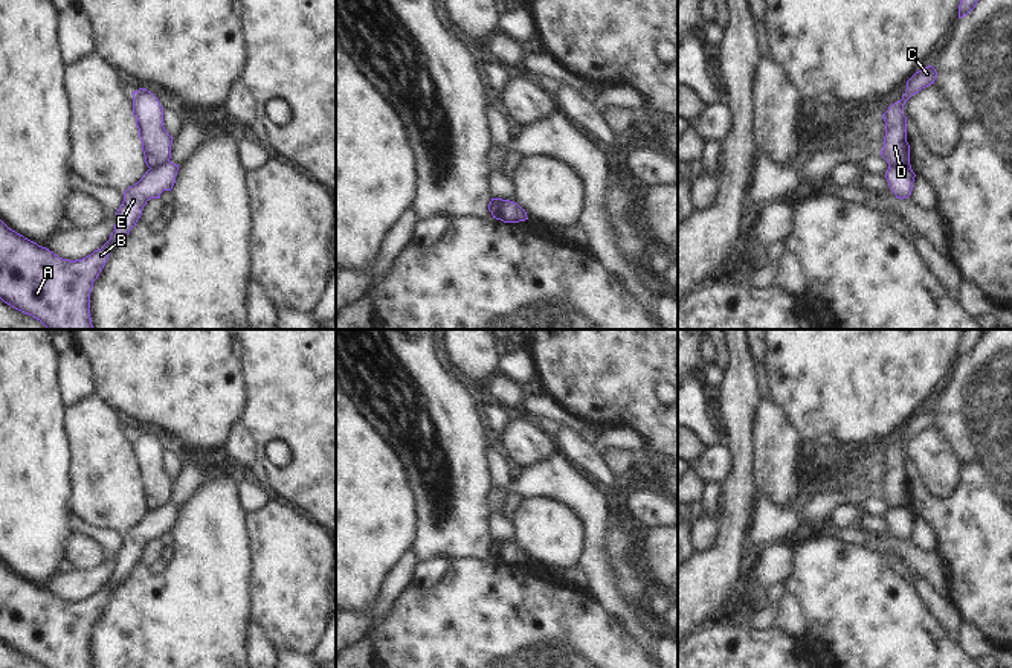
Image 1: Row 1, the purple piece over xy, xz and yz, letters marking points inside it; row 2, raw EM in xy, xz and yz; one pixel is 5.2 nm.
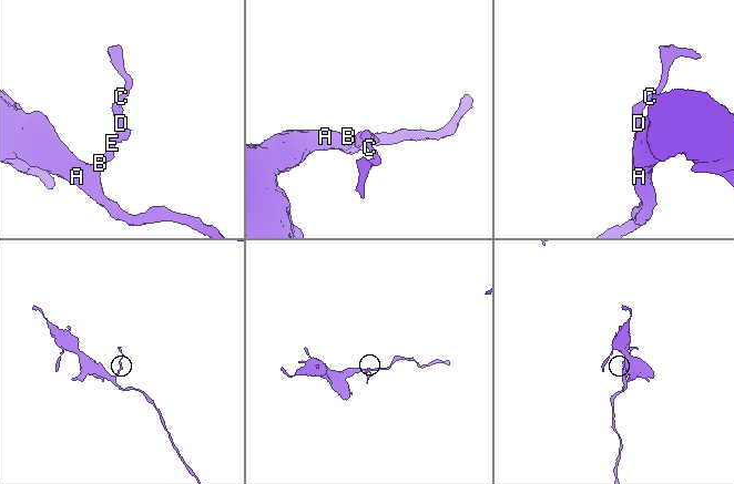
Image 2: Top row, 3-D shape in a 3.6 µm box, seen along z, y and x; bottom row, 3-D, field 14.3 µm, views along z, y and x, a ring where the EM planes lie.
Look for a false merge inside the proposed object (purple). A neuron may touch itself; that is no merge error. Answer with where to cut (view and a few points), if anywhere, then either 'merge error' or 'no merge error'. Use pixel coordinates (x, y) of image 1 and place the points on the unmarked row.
yz (908, 504), (889, 508) | merge error

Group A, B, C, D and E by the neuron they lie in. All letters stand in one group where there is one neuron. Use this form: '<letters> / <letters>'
A B E / C D

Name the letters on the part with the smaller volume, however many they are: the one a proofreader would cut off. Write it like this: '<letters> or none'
C, D.

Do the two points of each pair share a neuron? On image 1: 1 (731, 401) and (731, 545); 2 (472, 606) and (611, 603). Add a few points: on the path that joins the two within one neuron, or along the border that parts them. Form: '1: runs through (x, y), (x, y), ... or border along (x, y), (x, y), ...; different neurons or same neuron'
1: runs through (739, 436), (741, 491), (738, 510); same neuron
2: border along (586, 587), (591, 597), (622, 627); different neurons

